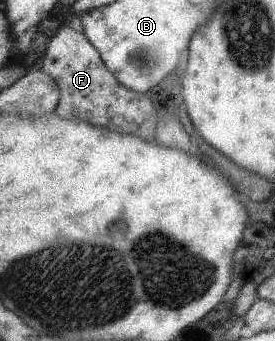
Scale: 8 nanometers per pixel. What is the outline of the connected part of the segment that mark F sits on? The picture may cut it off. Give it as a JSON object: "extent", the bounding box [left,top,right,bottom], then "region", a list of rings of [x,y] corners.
{"extent":[38,22,156,143],"region":[[[68,22],[60,25],[54,23],[53,27],[55,34],[48,41],[46,52],[38,65],[58,86],[59,98],[54,114],[58,114],[60,118],[76,116],[88,124],[120,134],[134,134],[144,141],[155,143],[156,114],[150,99],[142,92],[122,86],[108,72],[98,52],[83,36],[82,31],[73,30]]]}

